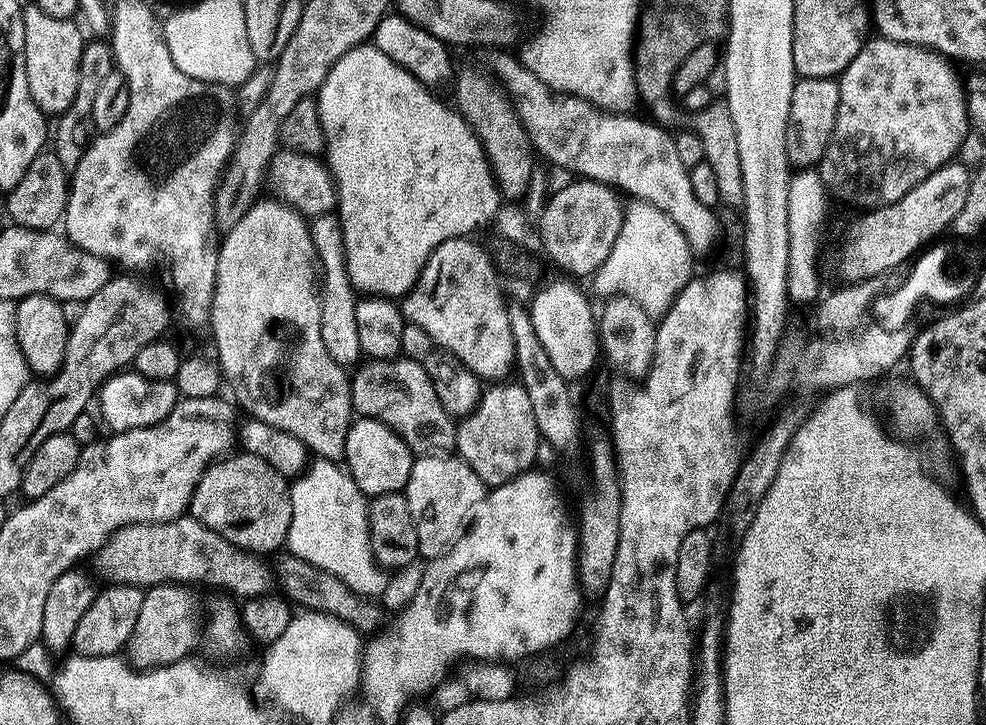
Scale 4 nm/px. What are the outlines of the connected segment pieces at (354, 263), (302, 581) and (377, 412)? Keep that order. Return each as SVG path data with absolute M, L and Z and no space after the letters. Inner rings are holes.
M365 42L357 45L356 48L351 48L346 54L342 54L342 58L338 58L338 62L334 62L334 66L330 70L330 74L326 74L326 78L322 82L319 92L316 93L314 99L318 106L318 114L322 118L322 130L324 131L324 150L322 153L323 159L328 166L328 173L334 178L336 183L336 190L338 193L338 217L341 224L341 232L344 235L345 250L347 252L348 272L349 280L352 283L357 293L367 294L370 296L383 296L385 298L403 298L408 295L408 292L418 282L418 278L422 274L422 270L426 266L426 262L430 258L430 254L435 248L442 242L447 240L459 240L461 238L468 238L473 235L472 231L475 230L480 224L486 223L488 220L492 220L496 215L499 217L500 204L502 205L502 197L500 194L500 188L496 184L496 179L492 177L492 168L488 164L488 159L484 153L484 148L480 144L480 139L472 132L472 128L467 124L460 115L459 111L451 103L443 104L439 100L437 93L433 89L428 88L422 82L418 82L418 78L414 78L414 74L410 74L406 70L402 70L402 66L398 66L398 62L394 62L386 54L382 54L382 50L376 48L375 43Z
M281 551L271 561L270 567L275 579L284 583L283 595L293 605L309 612L325 612L331 616L337 616L343 623L354 626L361 634L372 634L381 627L380 608L375 599L360 596L357 589L349 581L341 578L335 572L327 572L302 558L298 558L293 552Z
M407 358L368 360L351 373L350 379L352 411L357 417L390 426L416 456L448 454L455 449L457 421L442 406L434 382L418 362Z

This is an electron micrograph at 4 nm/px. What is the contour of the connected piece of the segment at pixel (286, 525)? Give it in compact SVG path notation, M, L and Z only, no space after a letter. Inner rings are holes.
M229 455L208 465L194 486L190 514L234 546L257 554L279 553L287 545L292 517L289 481L262 458L239 455Z

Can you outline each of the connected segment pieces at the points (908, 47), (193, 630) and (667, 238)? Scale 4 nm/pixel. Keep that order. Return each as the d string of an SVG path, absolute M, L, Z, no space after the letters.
M869 38L864 41L862 50L846 66L846 70L840 73L840 97L838 98L838 114L834 122L834 130L830 134L828 149L824 151L824 158L818 165L818 171L822 182L828 188L833 201L841 200L844 204L857 204L860 210L871 210L882 204L893 204L902 198L902 194L910 194L918 182L926 182L934 170L953 163L957 159L956 151L964 144L964 139L970 133L970 121L968 118L968 97L966 95L966 84L956 73L957 65L946 55L941 55L933 48L921 47L919 44L907 44L897 40L885 38Z
M153 584L151 588L145 591L142 598L142 611L138 613L138 623L134 625L134 634L130 634L130 642L126 649L126 659L133 668L161 668L162 666L170 666L179 660L187 660L193 655L192 650L195 648L196 643L201 643L202 640L202 619L200 620L199 614L196 613L196 600L192 597L192 592L191 587L182 584Z
M632 202L625 207L624 221L620 223L618 230L618 242L614 242L614 250L610 250L610 258L601 266L600 271L595 273L596 288L601 292L601 297L611 298L613 296L629 296L642 310L646 310L648 315L659 318L668 311L668 307L674 302L674 298L693 279L692 260L694 253L688 247L684 232L666 218L652 204L643 202Z

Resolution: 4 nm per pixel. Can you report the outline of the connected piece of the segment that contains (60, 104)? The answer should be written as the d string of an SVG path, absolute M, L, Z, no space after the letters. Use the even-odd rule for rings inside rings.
M32 2L24 8L24 57L26 58L26 86L30 86L30 98L39 106L40 111L48 118L59 118L74 102L74 94L78 91L78 62L82 62L82 50L86 43L86 36L80 33L81 25L75 19L63 20L50 18Z

